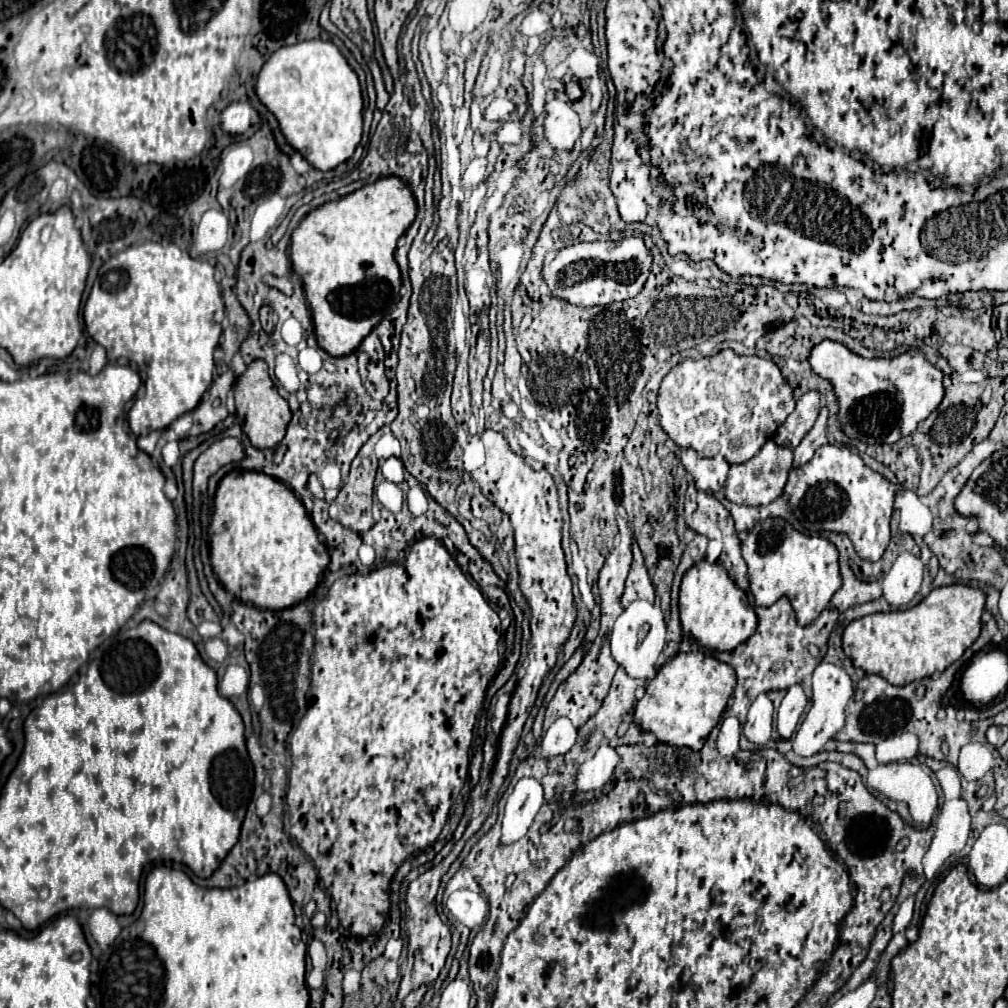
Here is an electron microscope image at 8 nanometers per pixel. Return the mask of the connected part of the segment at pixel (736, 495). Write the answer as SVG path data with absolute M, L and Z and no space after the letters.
M766 441L752 459L748 459L746 463L730 465L728 479L724 483L724 495L728 501L736 505L768 505L770 501L782 495L790 469L792 469L792 451L776 445L774 441Z

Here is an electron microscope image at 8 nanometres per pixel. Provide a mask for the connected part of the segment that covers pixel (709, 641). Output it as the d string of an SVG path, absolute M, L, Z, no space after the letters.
M698 561L684 573L680 583L680 623L682 631L700 647L712 651L734 651L754 633L758 619L746 593L734 585L722 565Z

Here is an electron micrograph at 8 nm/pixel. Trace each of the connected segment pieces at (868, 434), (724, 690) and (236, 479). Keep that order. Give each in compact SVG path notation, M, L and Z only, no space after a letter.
M822 341L810 351L812 371L832 383L838 399L838 423L846 437L874 443L894 443L910 435L920 421L924 421L942 401L944 373L922 357L920 349L894 359L864 359L850 353L842 343Z
M694 651L688 655L678 653L666 661L648 683L644 697L634 707L634 721L640 729L654 733L660 743L700 751L706 737L720 721L734 687L736 673L730 665L720 663L704 651Z
M230 471L220 479L208 537L210 563L222 587L236 599L270 611L304 601L330 563L304 505L282 481L266 473Z

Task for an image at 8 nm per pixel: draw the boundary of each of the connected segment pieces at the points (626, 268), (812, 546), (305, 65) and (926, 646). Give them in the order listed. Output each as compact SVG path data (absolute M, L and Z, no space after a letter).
M626 237L622 241L594 241L576 243L558 251L554 261L542 267L542 281L552 297L568 301L578 307L610 305L636 297L646 283L652 267L652 255L644 247L642 237Z
M758 521L742 541L742 557L748 565L754 603L760 607L770 607L786 595L792 603L796 621L802 627L810 625L822 613L822 609L842 585L838 571L838 549L828 539L798 533L786 521Z
M304 41L304 43L294 43L288 47L280 47L272 57L262 65L254 93L258 99L266 105L270 113L280 123L280 131L284 133L286 141L316 169L320 171L330 171L344 163L346 159L352 157L356 145L360 143L362 137L362 93L360 93L360 83L356 73L350 69L342 53L332 41Z
M968 585L938 587L912 609L874 613L850 621L842 633L844 653L858 669L880 675L896 687L930 677L936 671L942 673L978 639L984 601L986 595Z

